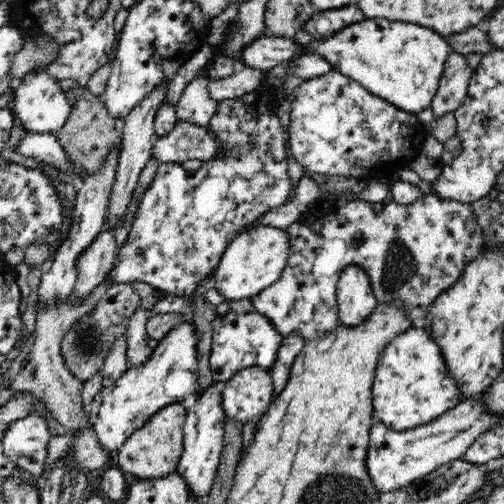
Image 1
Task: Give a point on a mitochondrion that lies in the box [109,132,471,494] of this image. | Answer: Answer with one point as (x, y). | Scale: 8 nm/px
(398, 271)

